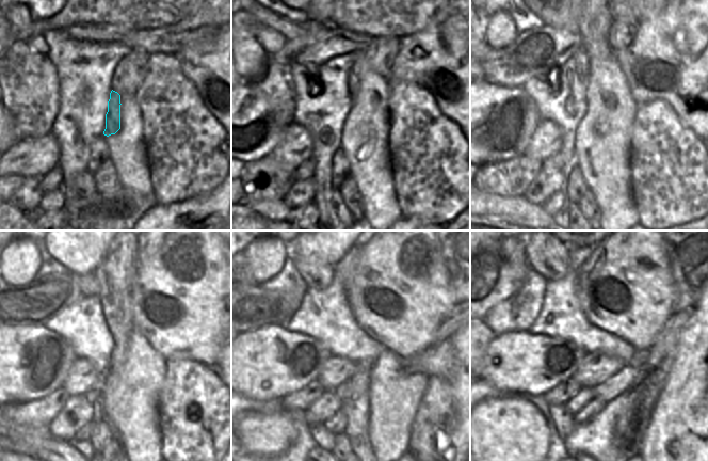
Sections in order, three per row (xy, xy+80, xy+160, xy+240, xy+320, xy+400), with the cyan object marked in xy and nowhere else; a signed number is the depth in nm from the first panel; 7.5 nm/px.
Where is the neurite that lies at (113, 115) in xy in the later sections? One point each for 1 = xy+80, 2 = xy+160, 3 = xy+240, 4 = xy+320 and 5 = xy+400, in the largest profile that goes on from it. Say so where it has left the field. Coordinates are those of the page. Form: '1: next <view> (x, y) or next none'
1: next xy+80 (353, 82)
2: next xy+160 (580, 57)
3: next xy+240 (87, 283)
4: next xy+320 (318, 276)
5: next xy+400 (546, 254)

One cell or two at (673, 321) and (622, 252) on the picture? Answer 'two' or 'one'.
two

